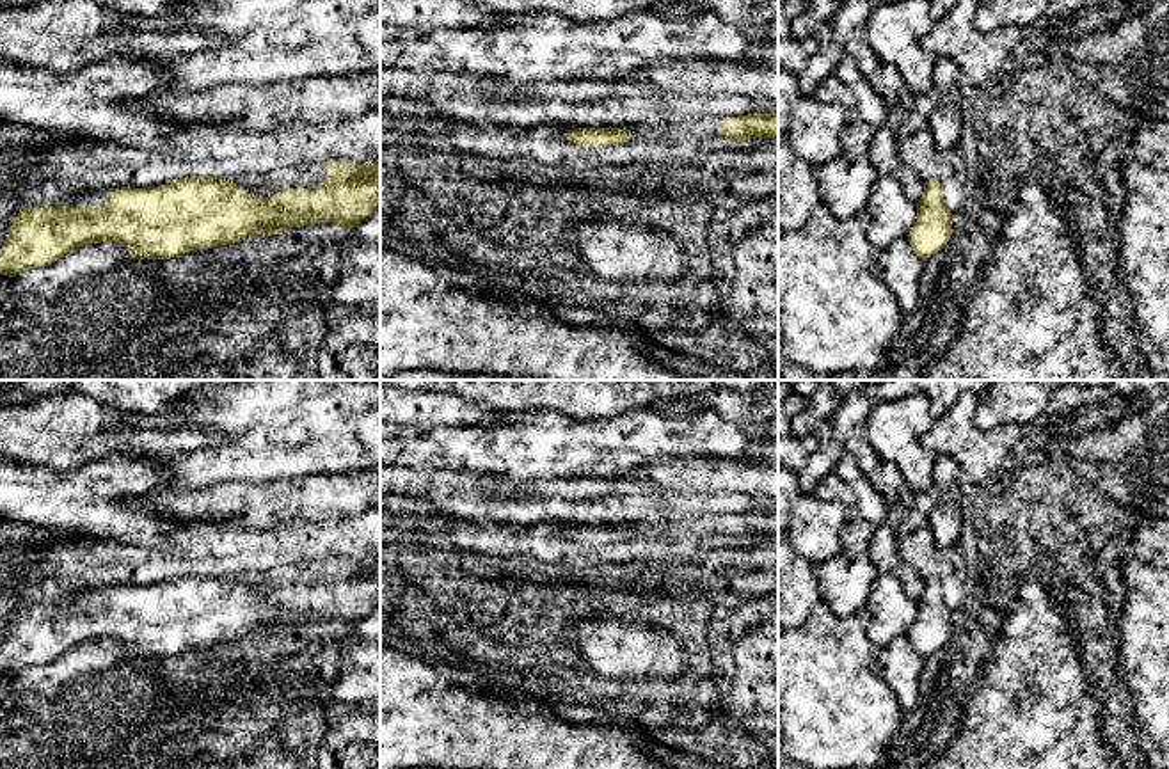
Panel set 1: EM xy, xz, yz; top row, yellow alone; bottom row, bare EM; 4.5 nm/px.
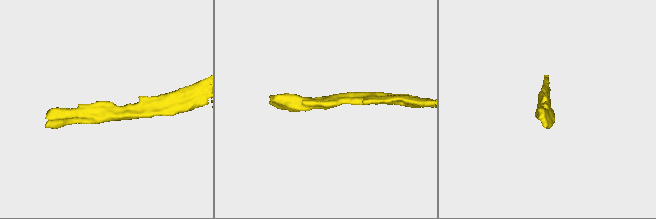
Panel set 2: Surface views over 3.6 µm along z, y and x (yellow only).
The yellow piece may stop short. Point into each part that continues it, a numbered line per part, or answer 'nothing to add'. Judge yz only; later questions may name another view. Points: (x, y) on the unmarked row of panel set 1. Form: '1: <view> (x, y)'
nothing to add

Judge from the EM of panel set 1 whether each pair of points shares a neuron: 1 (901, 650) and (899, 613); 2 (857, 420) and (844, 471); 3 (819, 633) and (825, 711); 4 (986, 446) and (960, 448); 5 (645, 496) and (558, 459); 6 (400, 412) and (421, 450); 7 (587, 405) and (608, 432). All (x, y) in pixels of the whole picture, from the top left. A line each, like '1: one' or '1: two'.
1: two
2: one
3: one
4: one
5: two
6: two
7: two

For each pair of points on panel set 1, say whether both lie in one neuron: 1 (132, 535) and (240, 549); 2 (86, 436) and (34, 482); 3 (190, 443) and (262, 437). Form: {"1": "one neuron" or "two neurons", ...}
{"1": "two neurons", "2": "two neurons", "3": "two neurons"}

